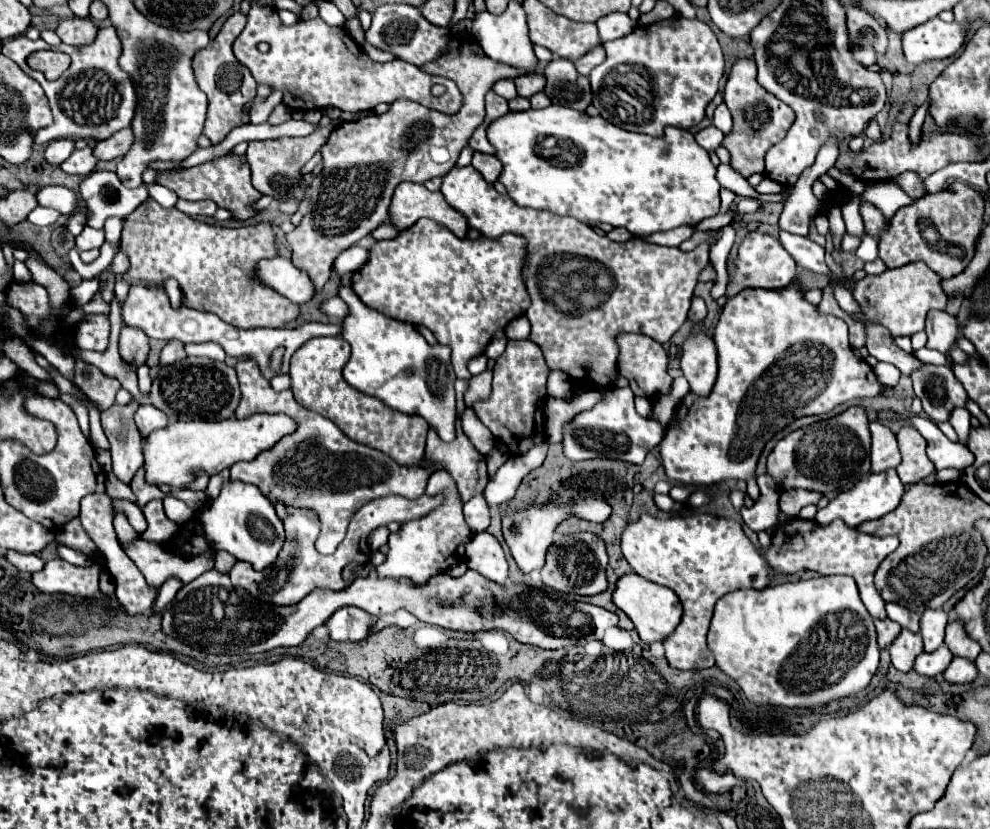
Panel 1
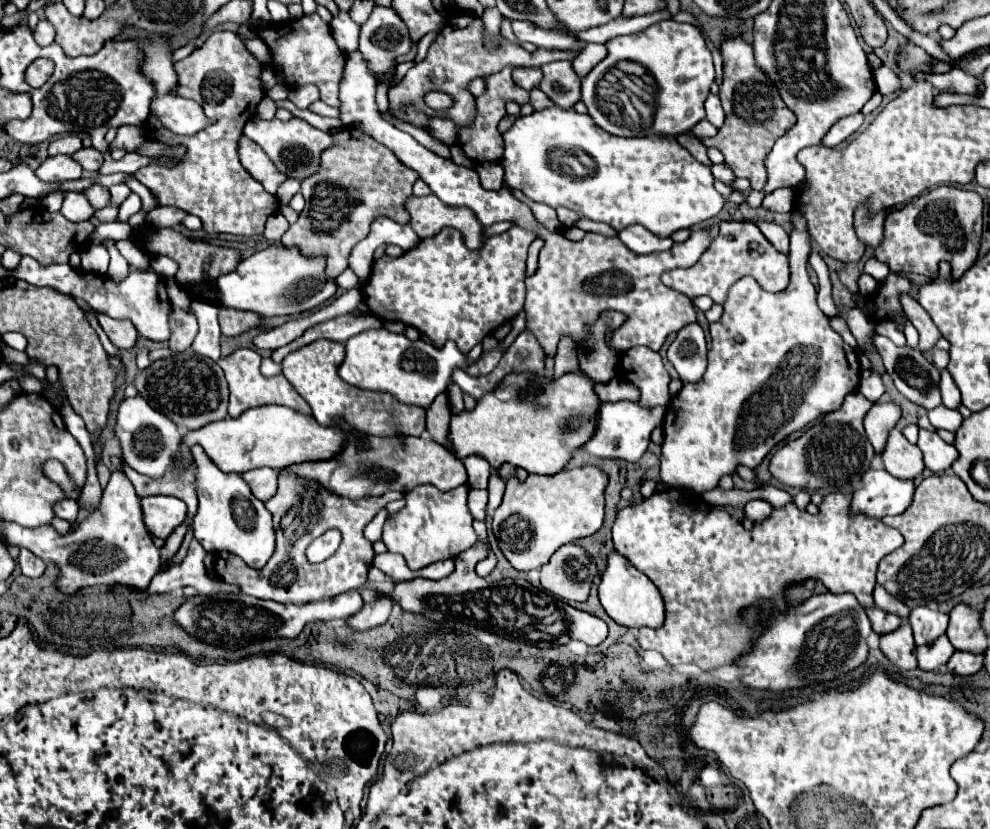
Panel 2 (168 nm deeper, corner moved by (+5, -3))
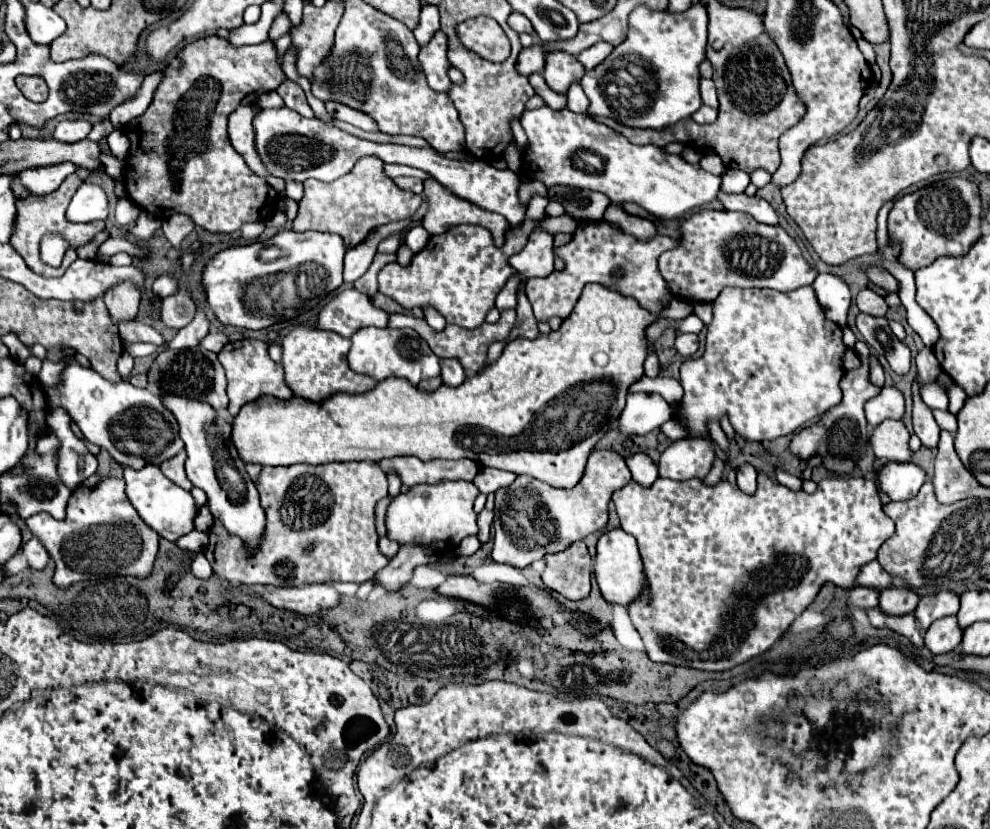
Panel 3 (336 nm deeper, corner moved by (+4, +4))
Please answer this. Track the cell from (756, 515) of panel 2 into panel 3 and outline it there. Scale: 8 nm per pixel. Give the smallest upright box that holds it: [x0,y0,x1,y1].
[737,464,757,494]

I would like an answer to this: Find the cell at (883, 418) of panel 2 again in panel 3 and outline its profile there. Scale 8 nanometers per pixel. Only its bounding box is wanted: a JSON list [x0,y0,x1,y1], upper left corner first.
[865,386,905,428]

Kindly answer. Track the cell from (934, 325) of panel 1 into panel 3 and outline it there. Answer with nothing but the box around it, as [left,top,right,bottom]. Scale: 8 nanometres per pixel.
[867,266,899,292]

